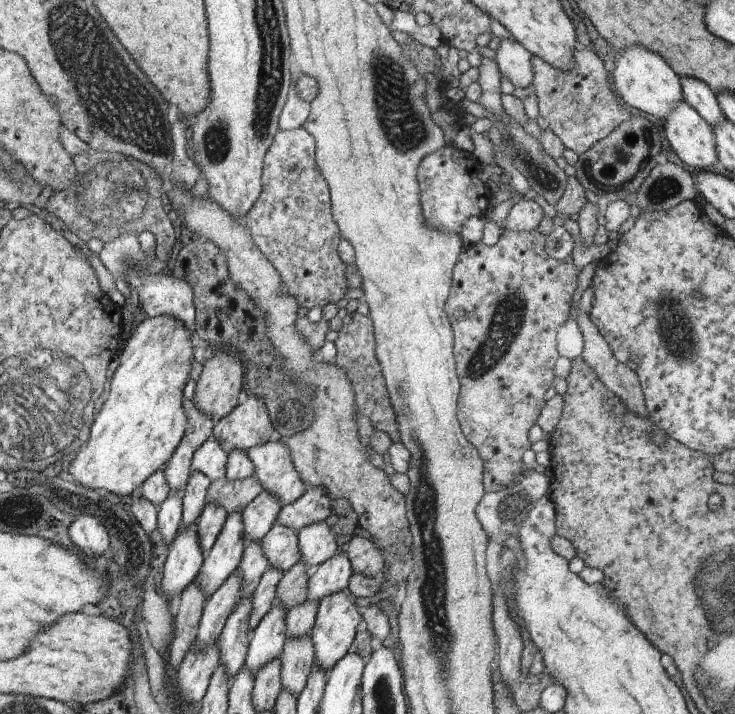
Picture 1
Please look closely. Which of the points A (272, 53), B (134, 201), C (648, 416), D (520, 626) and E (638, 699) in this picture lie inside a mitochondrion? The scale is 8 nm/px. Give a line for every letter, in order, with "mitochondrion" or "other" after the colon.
A: mitochondrion
B: mitochondrion
C: other
D: other
E: other

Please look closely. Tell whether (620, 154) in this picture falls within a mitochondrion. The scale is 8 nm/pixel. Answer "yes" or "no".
yes

